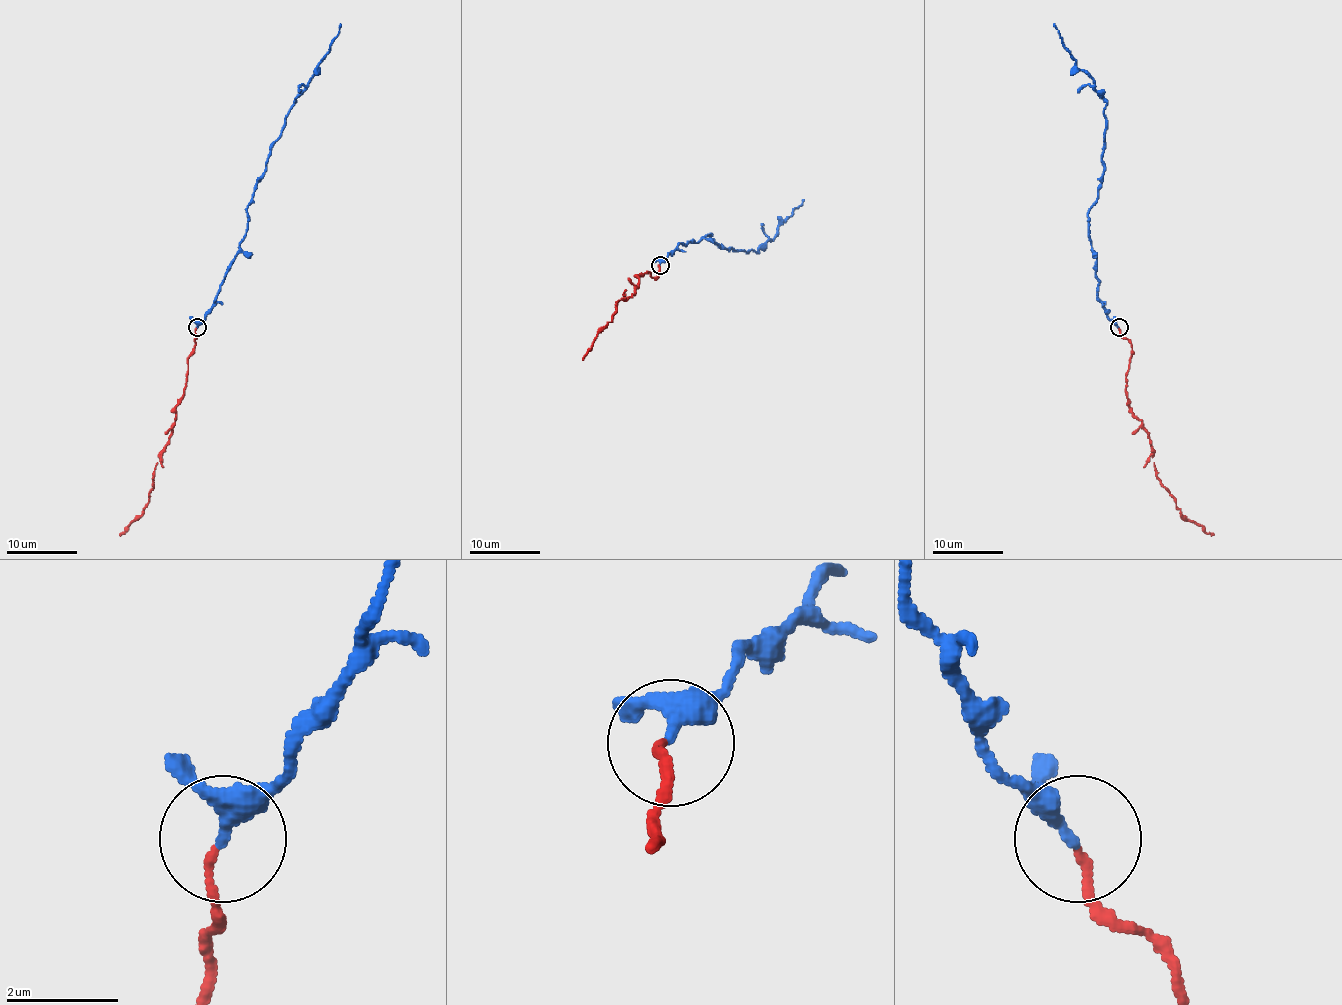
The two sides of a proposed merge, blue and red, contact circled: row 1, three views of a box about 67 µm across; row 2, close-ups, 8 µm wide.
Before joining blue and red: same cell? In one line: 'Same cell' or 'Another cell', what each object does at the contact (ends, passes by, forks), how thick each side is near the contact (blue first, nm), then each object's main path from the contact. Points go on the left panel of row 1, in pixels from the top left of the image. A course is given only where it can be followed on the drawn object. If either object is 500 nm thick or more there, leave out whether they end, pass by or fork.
Same cell. At the ring blue passes by. At the ring red ends. Thickness 220 nm (blue) against 120 nm. Course of blue: (197, 327), (206, 318), (246, 232), (246, 205), (266, 168), (269, 147), (341, 24). Course of red: (195, 328), (185, 393), (165, 450), (158, 457), (153, 490), (142, 513), (120, 534)

